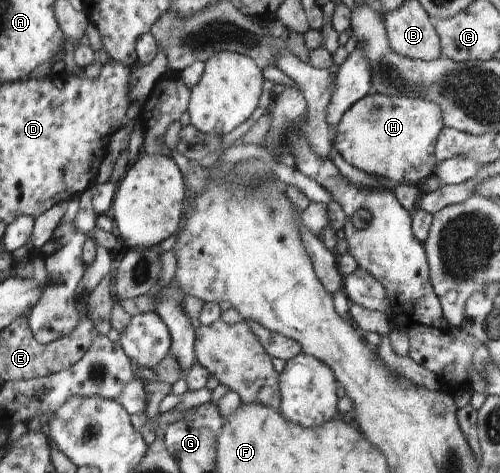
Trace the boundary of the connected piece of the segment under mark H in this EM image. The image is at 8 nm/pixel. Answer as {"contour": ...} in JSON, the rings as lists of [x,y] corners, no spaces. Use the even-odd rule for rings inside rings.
{"contour":[[[372,91],[354,103],[354,106],[346,111],[340,122],[333,128],[333,147],[346,163],[368,175],[377,176],[390,187],[402,183],[417,186],[431,177],[434,169],[439,165],[435,157],[435,149],[437,139],[445,127],[443,119],[440,105],[425,97],[402,95],[402,93],[381,95]]]}

